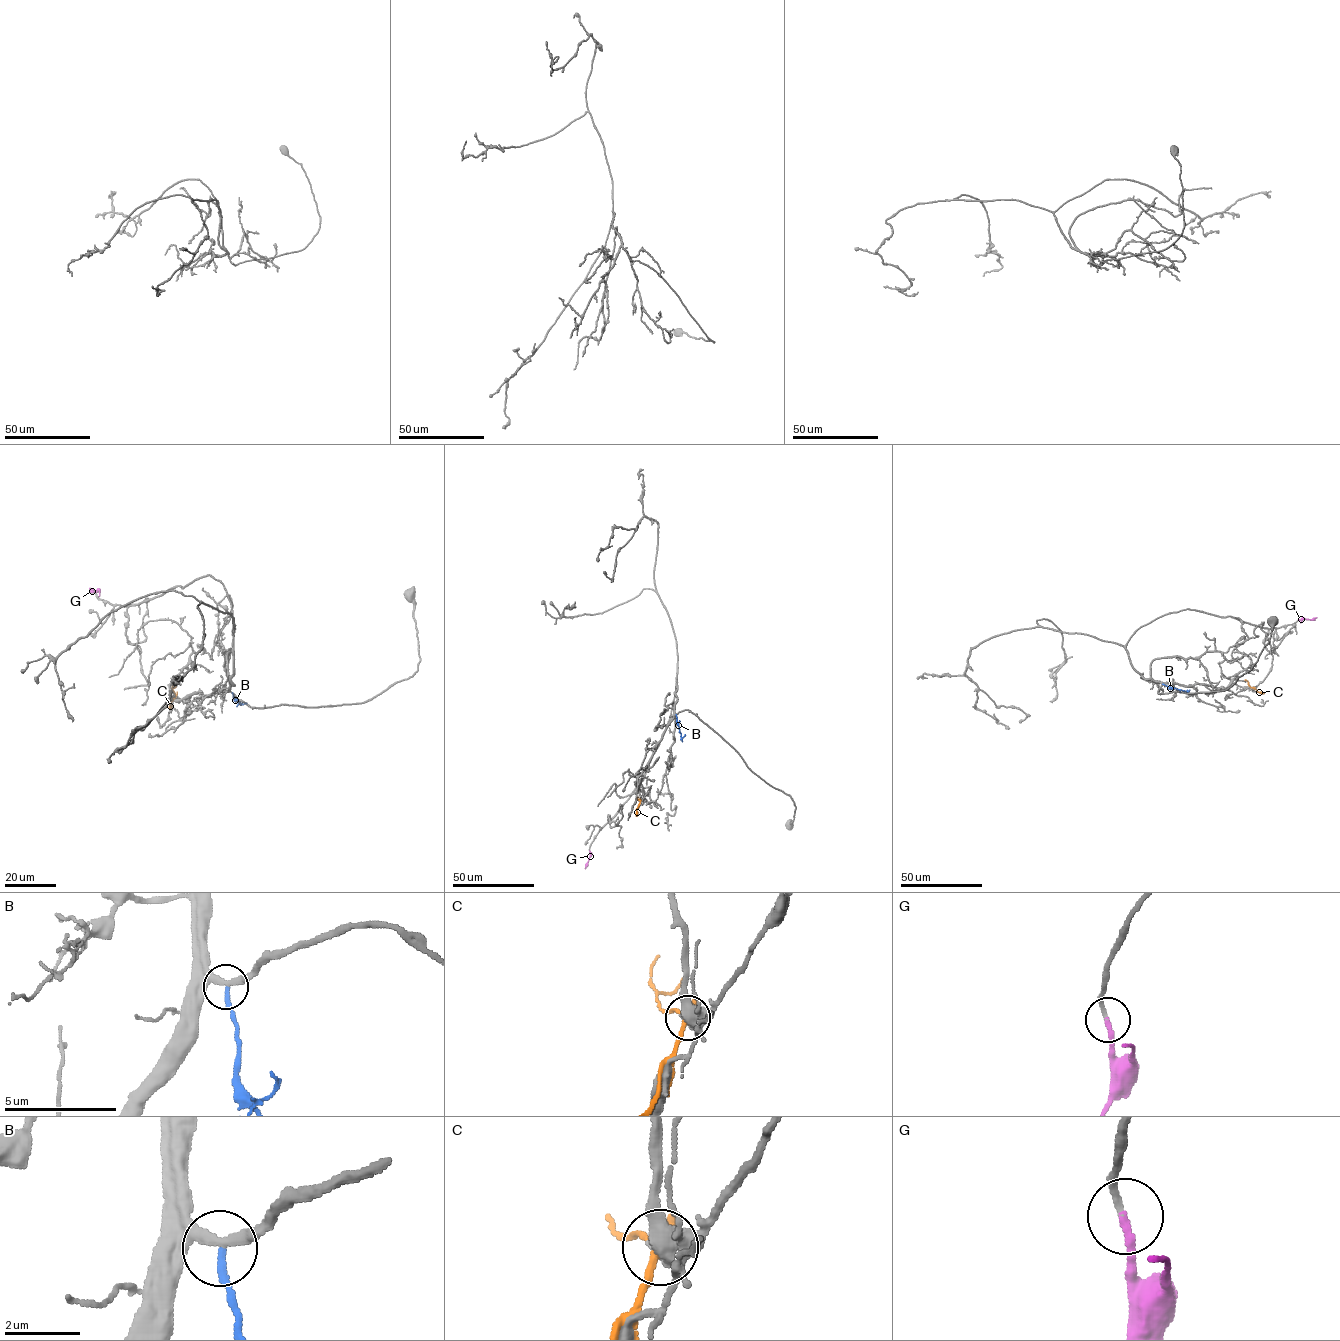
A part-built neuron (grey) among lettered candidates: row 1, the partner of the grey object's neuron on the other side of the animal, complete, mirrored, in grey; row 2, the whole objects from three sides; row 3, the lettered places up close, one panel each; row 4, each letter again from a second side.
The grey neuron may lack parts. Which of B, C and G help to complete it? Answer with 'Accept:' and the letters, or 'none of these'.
Accept: G

